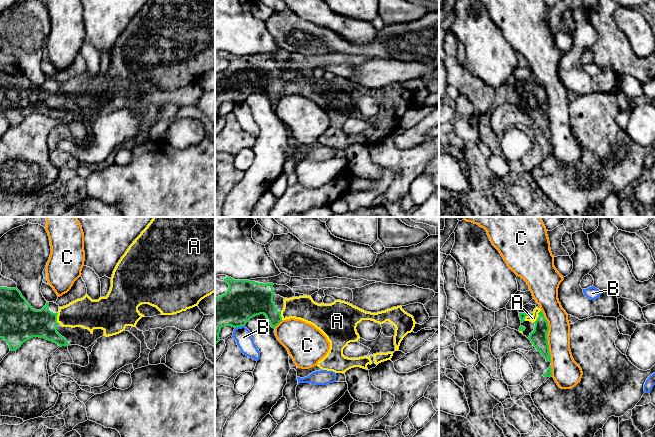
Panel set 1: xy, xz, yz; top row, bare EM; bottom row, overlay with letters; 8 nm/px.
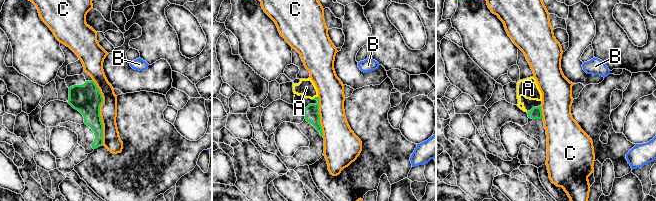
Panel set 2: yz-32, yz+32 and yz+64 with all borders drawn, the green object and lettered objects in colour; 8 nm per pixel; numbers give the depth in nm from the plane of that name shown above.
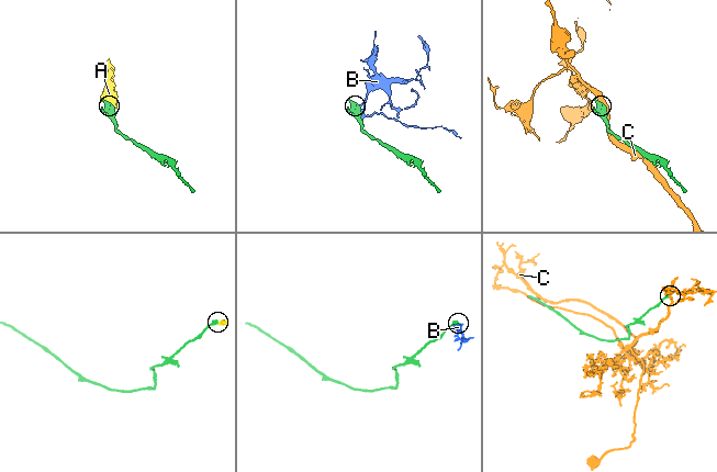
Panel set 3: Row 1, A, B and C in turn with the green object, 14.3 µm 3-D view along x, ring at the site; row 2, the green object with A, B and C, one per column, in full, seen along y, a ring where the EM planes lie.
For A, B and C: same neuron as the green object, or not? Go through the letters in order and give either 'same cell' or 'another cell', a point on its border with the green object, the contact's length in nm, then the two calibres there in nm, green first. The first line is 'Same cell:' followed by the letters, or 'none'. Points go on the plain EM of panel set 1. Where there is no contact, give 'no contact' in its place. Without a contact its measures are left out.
Same cell: A
A: same cell | yz (539, 92) | 120 nm | 140/60 nm
B: another cell | xz (239, 102) | 80 nm | 320/140 nm
C: another cell | yz (546, 111) | 440 nm | 140/180 nm

